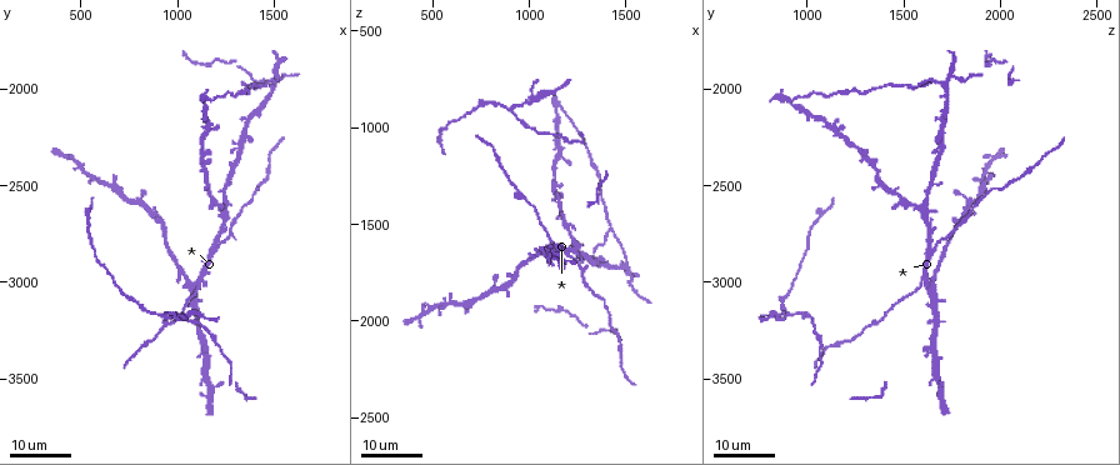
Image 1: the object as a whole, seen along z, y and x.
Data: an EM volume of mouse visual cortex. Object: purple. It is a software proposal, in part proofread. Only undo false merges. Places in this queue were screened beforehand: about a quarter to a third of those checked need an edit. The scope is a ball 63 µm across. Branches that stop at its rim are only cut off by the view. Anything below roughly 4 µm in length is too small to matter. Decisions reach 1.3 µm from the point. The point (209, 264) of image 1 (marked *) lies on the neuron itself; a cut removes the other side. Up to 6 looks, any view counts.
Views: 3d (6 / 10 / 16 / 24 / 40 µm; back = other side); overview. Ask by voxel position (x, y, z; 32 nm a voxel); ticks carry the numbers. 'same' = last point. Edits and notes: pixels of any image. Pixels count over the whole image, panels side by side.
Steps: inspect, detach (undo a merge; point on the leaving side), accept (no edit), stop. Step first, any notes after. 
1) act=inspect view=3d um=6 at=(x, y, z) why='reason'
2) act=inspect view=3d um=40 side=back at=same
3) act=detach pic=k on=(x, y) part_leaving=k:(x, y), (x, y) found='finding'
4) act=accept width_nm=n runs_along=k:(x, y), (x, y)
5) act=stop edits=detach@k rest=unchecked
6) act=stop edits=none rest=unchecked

act=inspect view=3d um=24 at=(1160, 3480, 1650)

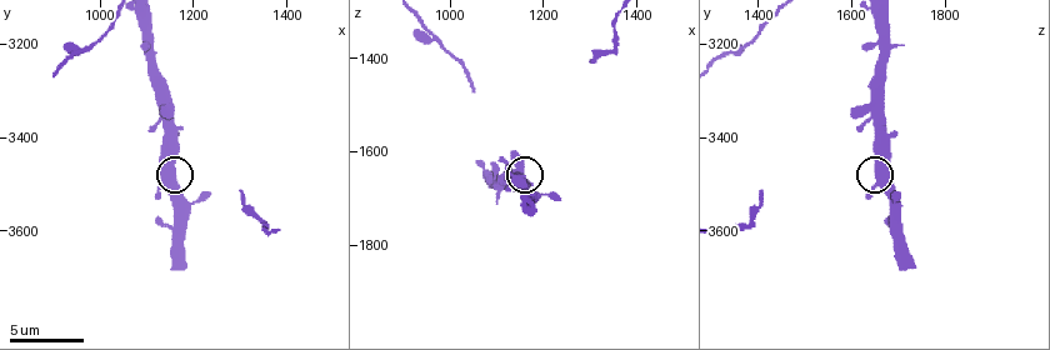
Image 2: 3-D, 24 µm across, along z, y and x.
act=inspect view=3d um=6 at=(1160, 3470, 1660)

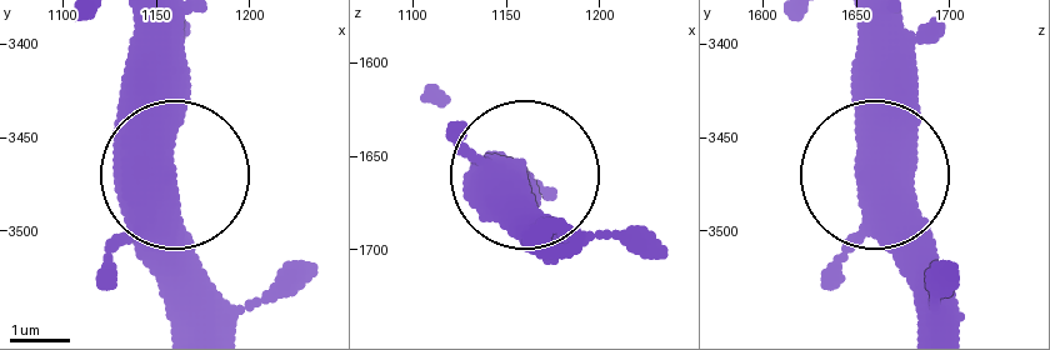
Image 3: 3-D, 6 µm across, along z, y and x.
act=accept runs_along=3:(136, 21), (171, 185), (171, 285) found='one neuron here'

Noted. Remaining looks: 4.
act=inspect view=3d um=16 at=(1130, 2990, 1600) why='four arms meet'

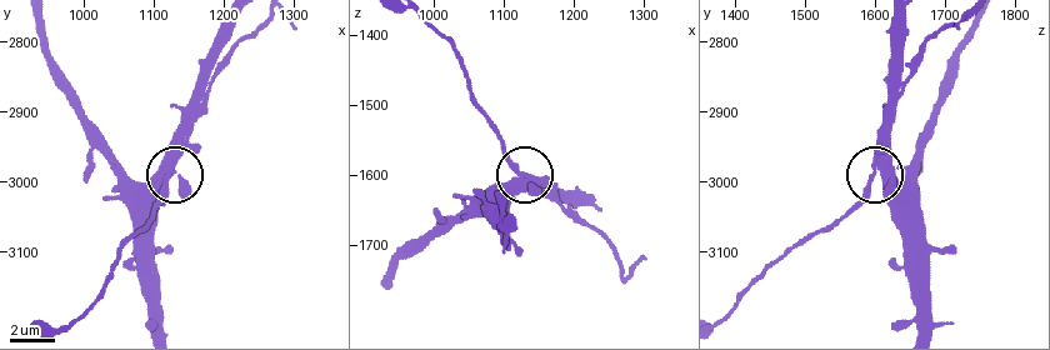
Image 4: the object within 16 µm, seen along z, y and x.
act=inspect view=3d um=6 at=(1115, 2990, 1605)

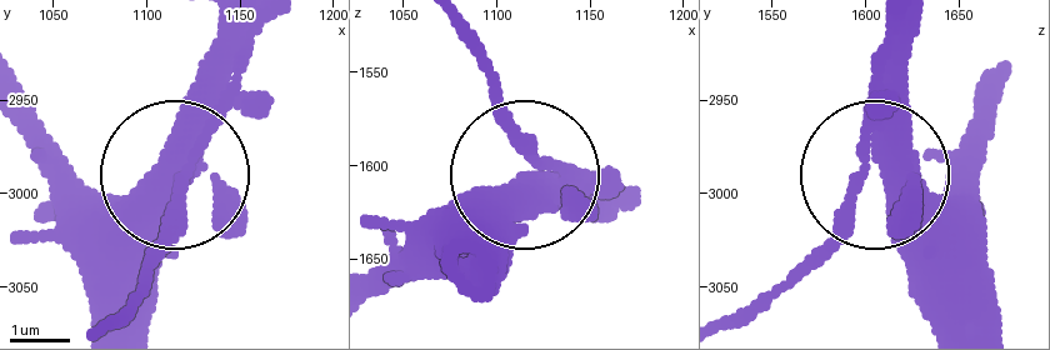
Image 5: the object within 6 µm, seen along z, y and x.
act=inspect view=3d um=6 side=back at=(1116, 2986, 1606)

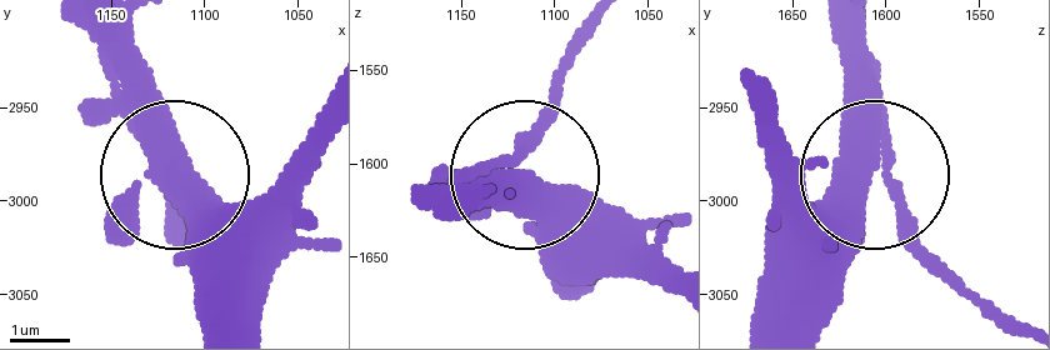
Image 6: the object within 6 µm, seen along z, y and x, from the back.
act=accept side_arm_um=40 runs_along=6:(436, 196), (535, 186), (620, 266) found='continuous, no second neuron'

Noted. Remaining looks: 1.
act=stop edits=none rest=unchecked

